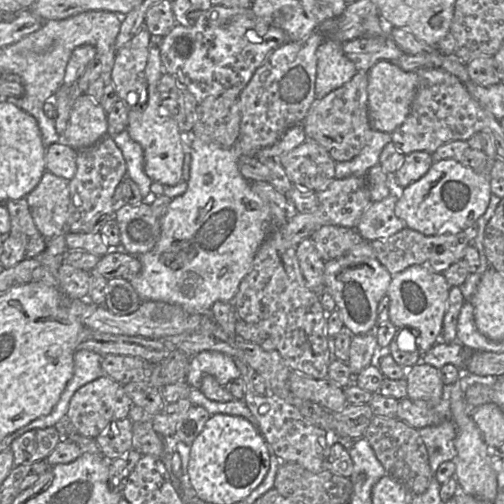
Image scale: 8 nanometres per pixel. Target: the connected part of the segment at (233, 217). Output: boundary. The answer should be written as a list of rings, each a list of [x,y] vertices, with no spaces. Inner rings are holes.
[[[192,134],[191,141],[192,163],[188,188],[183,195],[178,196],[171,201],[166,213],[161,217],[161,236],[152,250],[138,256],[138,259],[141,262],[141,270],[131,278],[130,283],[138,293],[142,302],[161,301],[179,305],[190,313],[205,314],[210,312],[213,304],[217,301],[233,301],[239,290],[241,281],[252,267],[259,248],[271,233],[271,208],[268,202],[253,192],[250,181],[244,178],[239,170],[238,160],[243,155],[239,146],[239,140],[237,144],[230,149],[216,147],[214,144],[207,143]]]

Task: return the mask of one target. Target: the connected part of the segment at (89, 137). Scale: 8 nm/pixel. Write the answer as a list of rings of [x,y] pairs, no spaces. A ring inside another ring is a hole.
[[[86,92],[82,93],[70,113],[62,140],[79,151],[93,146],[108,135],[108,117],[104,108]]]

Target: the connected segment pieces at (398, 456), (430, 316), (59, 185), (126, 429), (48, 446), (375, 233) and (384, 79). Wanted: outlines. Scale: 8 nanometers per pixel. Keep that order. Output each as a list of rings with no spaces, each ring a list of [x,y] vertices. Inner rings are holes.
[[[374,416],[364,437],[369,441],[387,476],[399,481],[412,496],[426,492],[433,479],[433,473],[428,451],[419,430],[398,418]]]
[[[412,265],[392,277],[387,291],[390,300],[389,320],[398,329],[407,328],[414,331],[416,347],[419,348],[420,354],[417,364],[425,364],[424,355],[441,341],[450,288],[443,273],[437,273],[424,265]]]
[[[46,170],[39,184],[26,197],[35,225],[46,239],[68,232],[69,182]]]
[[[129,418],[116,420],[95,438],[106,459],[115,460],[133,448],[132,428]]]
[[[55,426],[25,432],[9,447],[14,455],[14,465],[27,465],[46,460],[61,439],[61,433]]]
[[[389,194],[379,202],[372,202],[364,211],[356,229],[367,241],[386,239],[406,228],[395,215],[398,198]]]
[[[380,60],[367,73],[368,119],[372,129],[392,134],[408,116],[419,85],[419,75],[403,71],[395,62]]]

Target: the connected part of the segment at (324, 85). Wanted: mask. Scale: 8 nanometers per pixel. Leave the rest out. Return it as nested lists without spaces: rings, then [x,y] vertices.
[[[339,18],[328,19],[315,32],[325,36],[317,50],[316,99],[343,86],[358,72],[344,51],[343,43],[332,37],[337,30]]]

